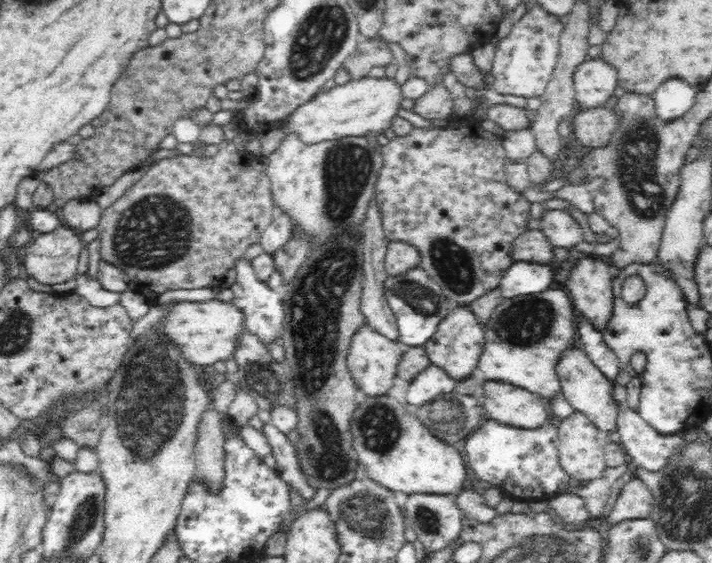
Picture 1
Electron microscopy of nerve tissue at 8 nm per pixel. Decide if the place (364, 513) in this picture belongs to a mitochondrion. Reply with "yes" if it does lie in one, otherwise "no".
yes

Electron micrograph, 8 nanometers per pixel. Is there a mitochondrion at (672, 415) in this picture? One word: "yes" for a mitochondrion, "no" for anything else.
no

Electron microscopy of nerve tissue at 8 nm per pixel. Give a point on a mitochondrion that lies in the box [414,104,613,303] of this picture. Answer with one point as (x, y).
(454, 264)

